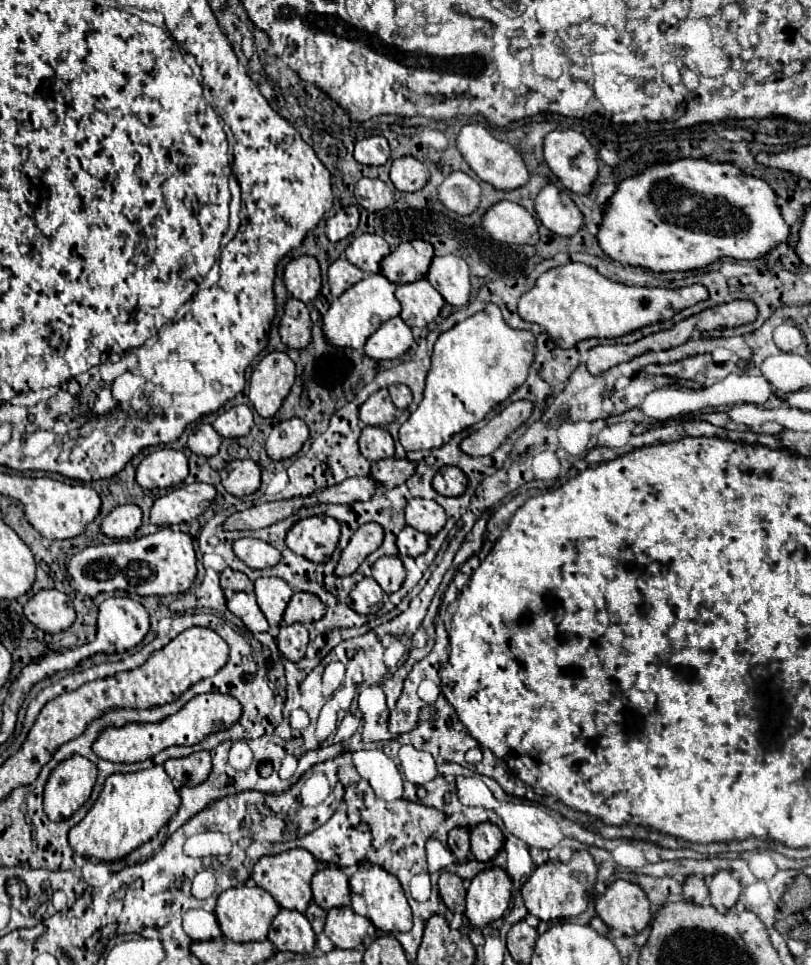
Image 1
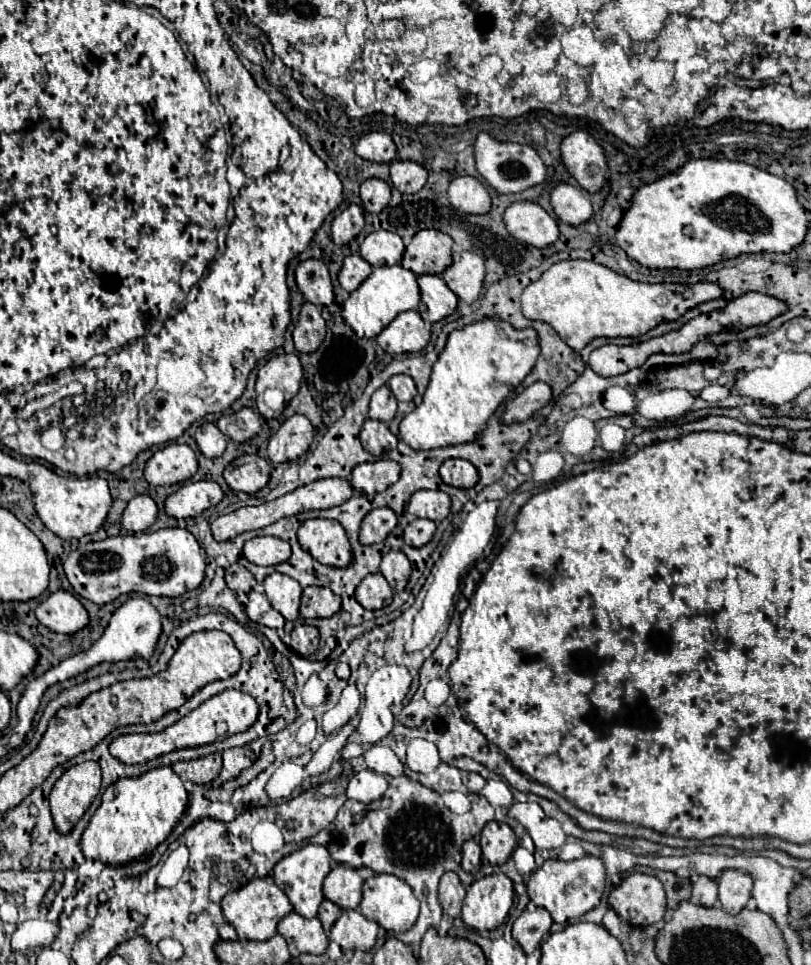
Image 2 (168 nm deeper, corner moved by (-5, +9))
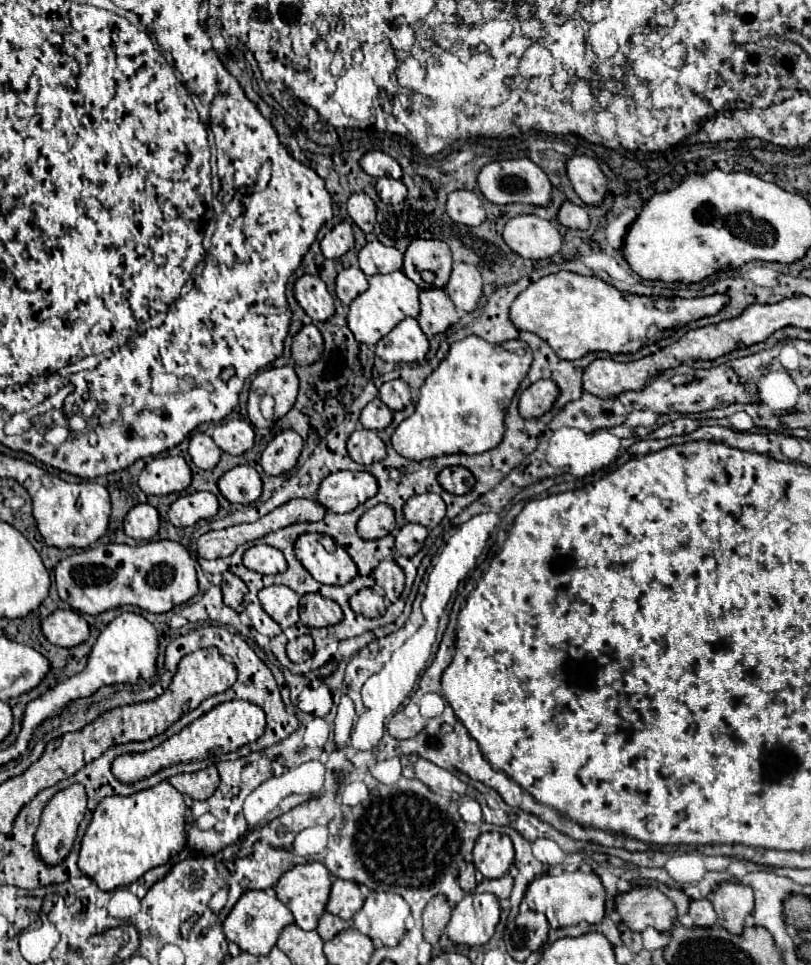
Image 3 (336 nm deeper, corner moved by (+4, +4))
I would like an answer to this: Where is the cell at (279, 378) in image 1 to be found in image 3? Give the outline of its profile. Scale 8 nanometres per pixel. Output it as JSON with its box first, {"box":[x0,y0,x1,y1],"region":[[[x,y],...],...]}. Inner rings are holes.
{"box":[248,365,298,427],"region":[[[292,365],[272,367],[254,377],[250,387],[250,397],[248,397],[248,417],[256,427],[270,427],[270,423],[262,417],[258,409],[258,401],[264,395],[274,397],[276,401],[274,419],[280,419],[282,415],[286,415],[298,395],[298,377],[294,367]]]}

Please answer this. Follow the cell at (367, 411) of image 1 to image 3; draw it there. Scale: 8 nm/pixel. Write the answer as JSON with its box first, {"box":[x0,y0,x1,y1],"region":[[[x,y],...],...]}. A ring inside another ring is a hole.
{"box":[360,397,392,429],"region":[[[376,397],[372,399],[360,413],[360,423],[366,427],[366,429],[386,429],[392,421],[392,411]]]}

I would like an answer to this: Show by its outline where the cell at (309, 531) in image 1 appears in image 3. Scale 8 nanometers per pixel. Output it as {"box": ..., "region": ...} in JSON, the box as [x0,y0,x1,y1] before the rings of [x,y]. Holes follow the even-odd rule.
{"box":[294,533,358,585],"region":[[[304,533],[296,539],[294,553],[298,561],[318,583],[324,585],[344,585],[354,579],[358,569],[350,555],[342,547],[336,547],[334,553],[330,553],[320,543],[320,537],[320,533]]]}

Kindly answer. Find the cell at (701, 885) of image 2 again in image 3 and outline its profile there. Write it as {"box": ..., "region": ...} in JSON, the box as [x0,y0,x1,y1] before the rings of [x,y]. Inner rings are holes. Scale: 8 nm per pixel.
{"box":[690,899,716,927],"region":[[[708,899],[690,901],[690,917],[698,927],[712,927],[716,923],[716,911]]]}

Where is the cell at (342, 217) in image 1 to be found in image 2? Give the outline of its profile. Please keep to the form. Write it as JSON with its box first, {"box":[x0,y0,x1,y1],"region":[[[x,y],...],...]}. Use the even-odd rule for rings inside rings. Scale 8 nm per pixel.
{"box":[331,204,365,246],"region":[[[351,204],[351,206],[345,208],[339,216],[335,216],[333,226],[331,226],[331,238],[333,238],[333,242],[339,244],[339,246],[349,244],[351,240],[355,240],[355,238],[361,234],[363,226],[365,226],[363,208]]]}

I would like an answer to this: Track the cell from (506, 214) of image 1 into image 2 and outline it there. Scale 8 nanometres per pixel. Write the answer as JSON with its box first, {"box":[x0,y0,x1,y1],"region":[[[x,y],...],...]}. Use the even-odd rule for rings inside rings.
{"box":[503,202,559,248],"region":[[[515,202],[505,210],[503,222],[509,234],[535,248],[545,248],[559,238],[557,220],[535,202]]]}

